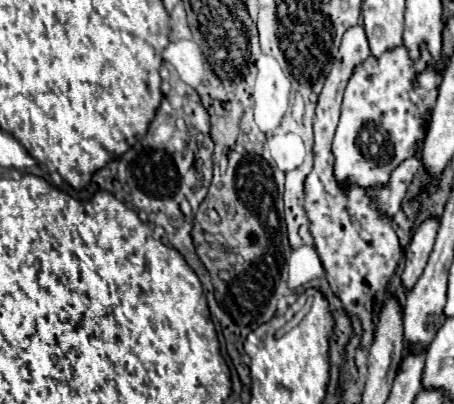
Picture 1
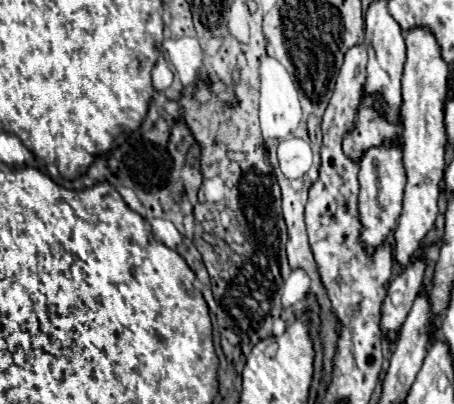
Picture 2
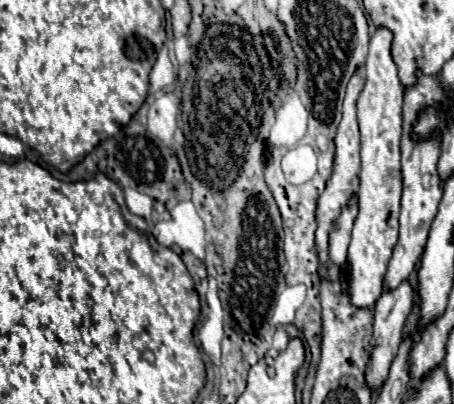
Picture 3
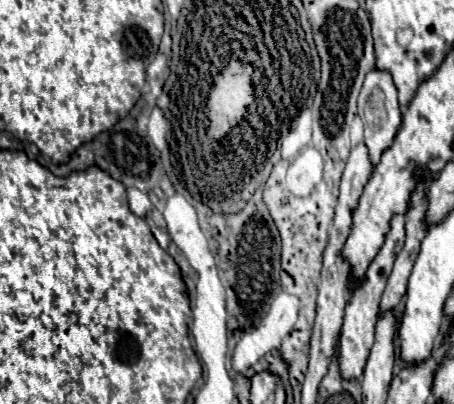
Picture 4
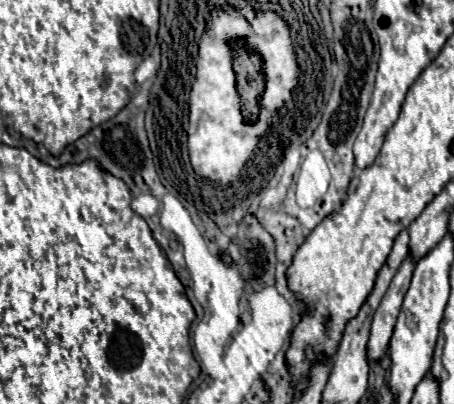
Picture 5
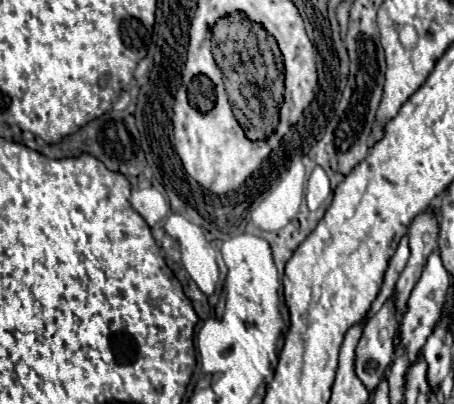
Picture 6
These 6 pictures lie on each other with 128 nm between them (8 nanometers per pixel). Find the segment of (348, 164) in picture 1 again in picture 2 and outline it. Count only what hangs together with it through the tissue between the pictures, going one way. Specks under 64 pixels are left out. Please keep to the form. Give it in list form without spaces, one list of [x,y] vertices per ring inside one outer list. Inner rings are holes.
[[[362,96],[356,128],[354,128],[354,132],[346,134],[346,138],[344,138],[344,152],[354,160],[360,160],[360,156],[366,148],[380,146],[382,142],[400,138],[400,134],[402,134],[402,124],[400,122],[388,124],[386,120],[382,120],[374,106],[374,98]]]

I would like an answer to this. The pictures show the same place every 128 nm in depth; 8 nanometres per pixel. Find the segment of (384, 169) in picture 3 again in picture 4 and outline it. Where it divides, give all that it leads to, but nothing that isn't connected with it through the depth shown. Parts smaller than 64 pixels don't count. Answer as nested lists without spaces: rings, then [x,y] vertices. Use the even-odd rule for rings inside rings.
[[[372,70],[366,76],[360,96],[358,96],[358,116],[364,122],[364,142],[370,150],[370,160],[372,160],[372,164],[378,164],[380,154],[392,144],[392,138],[396,136],[396,132],[400,128],[400,106],[398,106],[398,98],[396,98],[396,88],[394,88],[388,72]],[[394,216],[392,218],[392,228],[386,234],[386,242],[380,248],[378,256],[372,260],[372,264],[368,266],[366,272],[366,280],[362,282],[362,286],[354,288],[350,292],[348,304],[346,304],[346,316],[344,316],[344,326],[342,326],[342,334],[340,334],[340,352],[338,352],[338,372],[344,380],[362,380],[364,376],[364,364],[368,360],[368,352],[374,344],[374,326],[378,320],[378,306],[380,306],[380,296],[386,288],[388,276],[392,272],[392,264],[396,260],[396,254],[400,252],[400,248],[404,246],[404,216]]]

